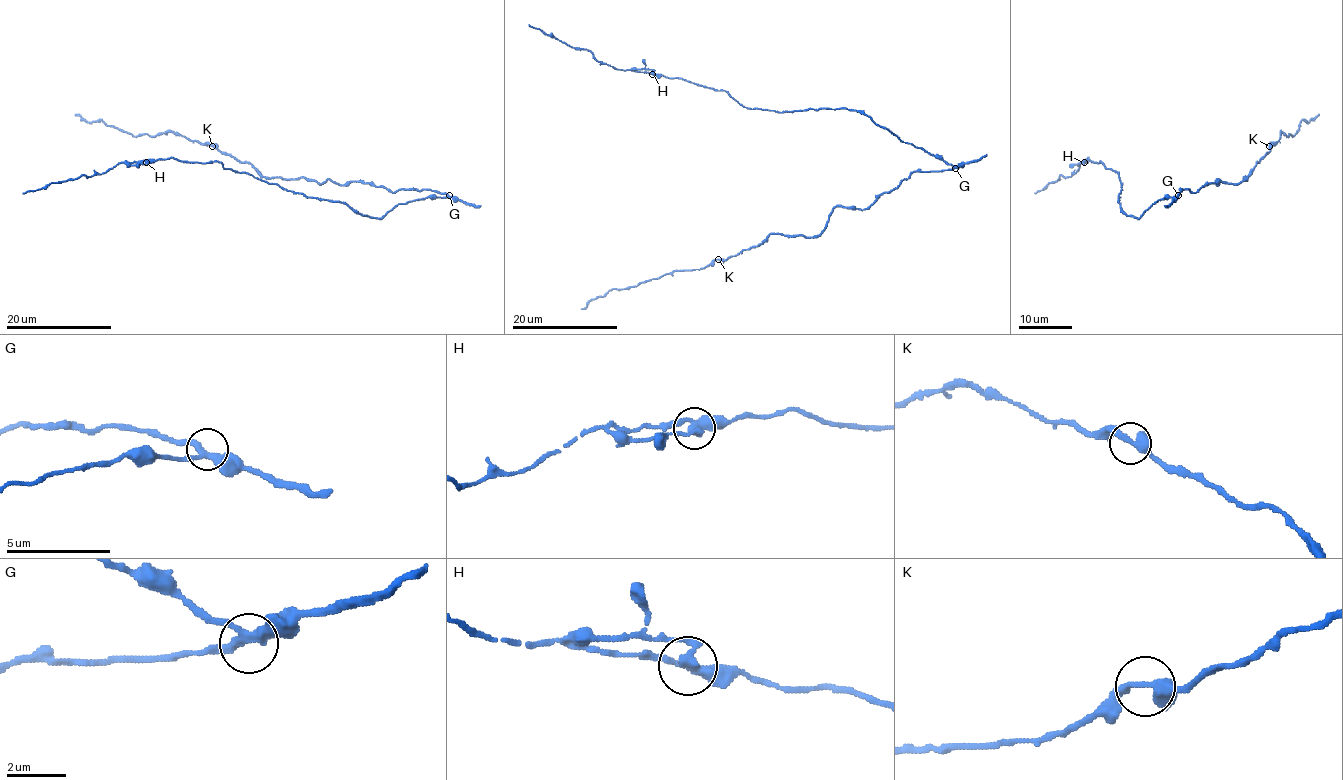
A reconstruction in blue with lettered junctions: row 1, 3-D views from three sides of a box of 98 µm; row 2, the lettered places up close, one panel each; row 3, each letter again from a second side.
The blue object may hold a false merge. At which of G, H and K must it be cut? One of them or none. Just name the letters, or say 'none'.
H

